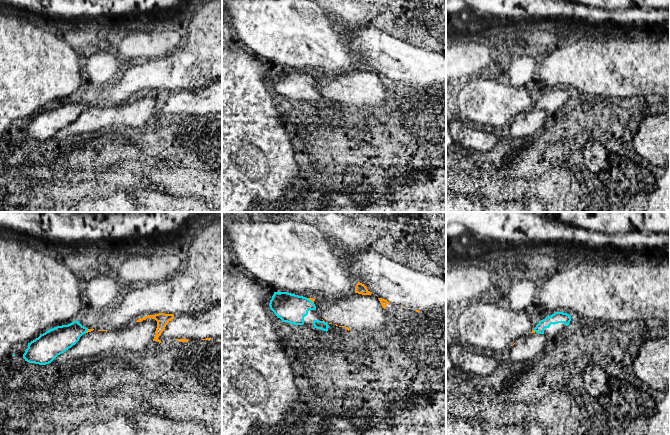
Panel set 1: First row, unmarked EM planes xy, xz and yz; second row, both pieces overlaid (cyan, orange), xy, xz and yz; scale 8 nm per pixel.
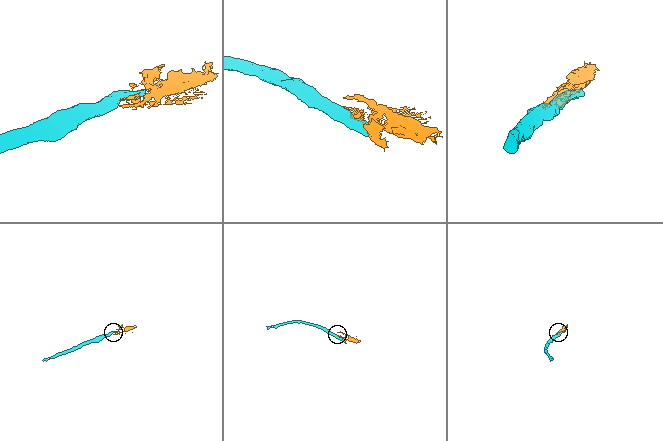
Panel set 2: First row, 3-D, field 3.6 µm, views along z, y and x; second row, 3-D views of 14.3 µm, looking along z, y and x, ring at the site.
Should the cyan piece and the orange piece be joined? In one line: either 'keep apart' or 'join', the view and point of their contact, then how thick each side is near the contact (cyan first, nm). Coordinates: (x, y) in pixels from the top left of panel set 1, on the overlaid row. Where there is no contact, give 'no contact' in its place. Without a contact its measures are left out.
keep apart; meets cyan in xz at (310, 300); 240 nm thick on the cyan side, 30 nm on the other

